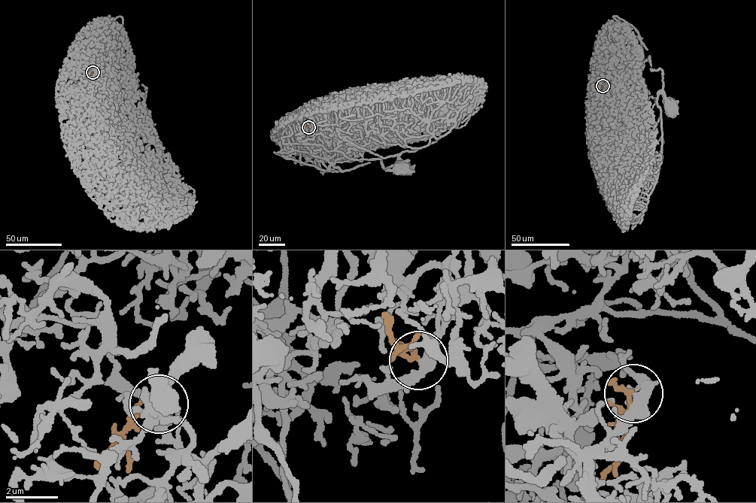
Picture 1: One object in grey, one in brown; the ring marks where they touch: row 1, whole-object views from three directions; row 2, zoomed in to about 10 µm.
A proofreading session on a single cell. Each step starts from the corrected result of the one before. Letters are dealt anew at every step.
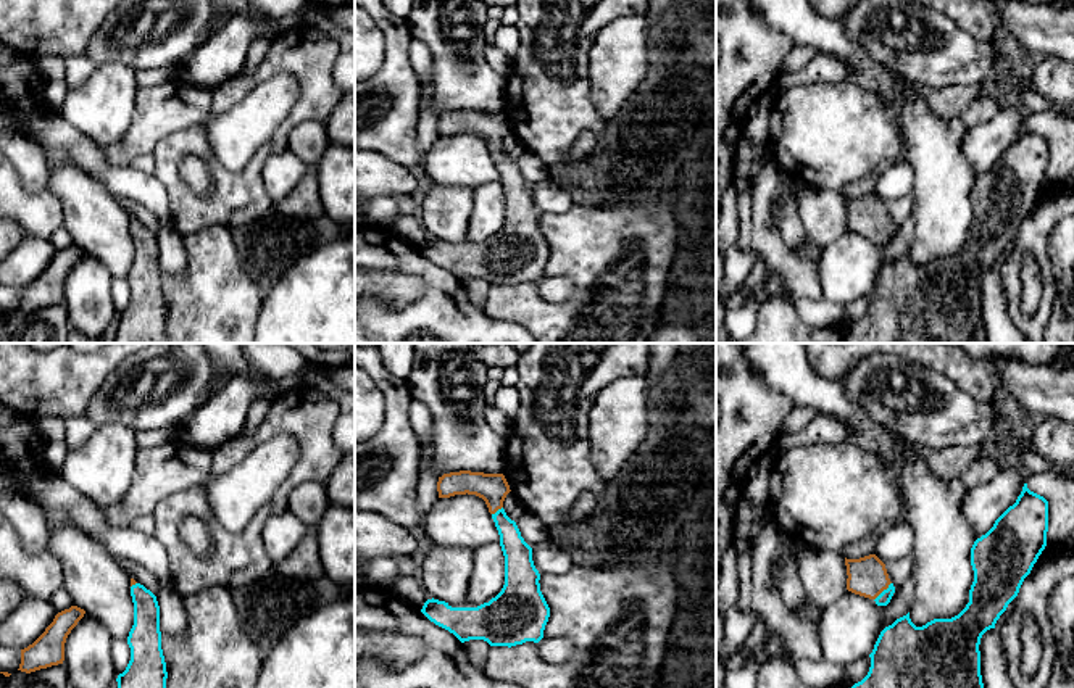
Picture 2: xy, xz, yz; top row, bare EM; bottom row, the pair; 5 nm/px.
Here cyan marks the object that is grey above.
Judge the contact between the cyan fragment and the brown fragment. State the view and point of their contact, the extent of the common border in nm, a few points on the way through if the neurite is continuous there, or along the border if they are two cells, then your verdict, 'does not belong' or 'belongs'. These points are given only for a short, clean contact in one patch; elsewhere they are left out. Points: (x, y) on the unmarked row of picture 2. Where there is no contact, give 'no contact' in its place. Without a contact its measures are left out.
contact yz (882, 231); length 130 nm; way yz (884, 237), (882, 231), (868, 216); belongs

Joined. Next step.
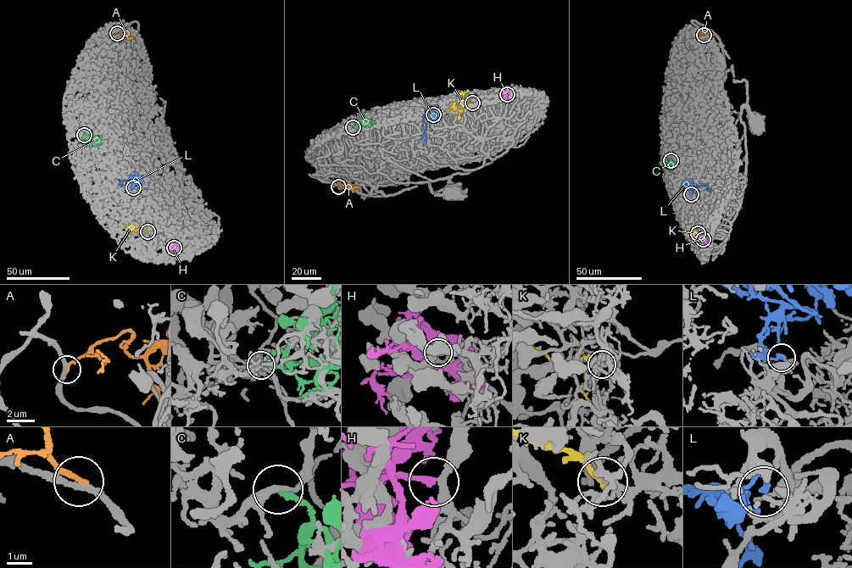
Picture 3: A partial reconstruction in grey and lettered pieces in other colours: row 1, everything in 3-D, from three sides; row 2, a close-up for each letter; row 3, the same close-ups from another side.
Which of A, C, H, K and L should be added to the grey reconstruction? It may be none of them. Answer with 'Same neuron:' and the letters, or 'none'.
Same neuron: L

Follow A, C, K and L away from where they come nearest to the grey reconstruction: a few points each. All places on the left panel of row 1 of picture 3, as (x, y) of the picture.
A: (117, 33), (122, 30), (127, 37), (131, 36)
C: (84, 135), (93, 144), (94, 140), (102, 138)
K: (147, 231), (138, 228), (132, 230), (123, 223)
L: (133, 187), (130, 176), (122, 180), (121, 186), (119, 179)

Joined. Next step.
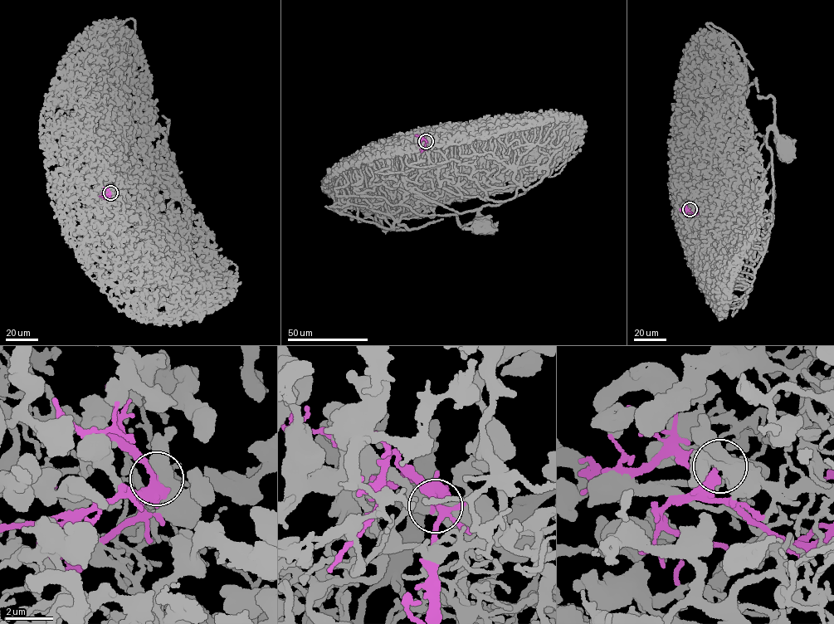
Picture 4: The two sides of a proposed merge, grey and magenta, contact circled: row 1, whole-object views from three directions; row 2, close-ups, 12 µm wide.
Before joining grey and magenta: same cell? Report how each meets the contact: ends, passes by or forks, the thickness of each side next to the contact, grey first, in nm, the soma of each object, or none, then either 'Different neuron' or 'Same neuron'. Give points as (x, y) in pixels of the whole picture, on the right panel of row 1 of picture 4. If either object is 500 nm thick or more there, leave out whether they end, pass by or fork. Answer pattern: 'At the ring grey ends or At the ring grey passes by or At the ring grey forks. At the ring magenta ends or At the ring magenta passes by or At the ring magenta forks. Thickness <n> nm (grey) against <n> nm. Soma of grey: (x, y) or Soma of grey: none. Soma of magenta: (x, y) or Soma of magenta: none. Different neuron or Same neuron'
Thickness 600 nm (grey) against 280 nm. Soma of grey: (783, 147). Soma of magenta: none. Different neuron

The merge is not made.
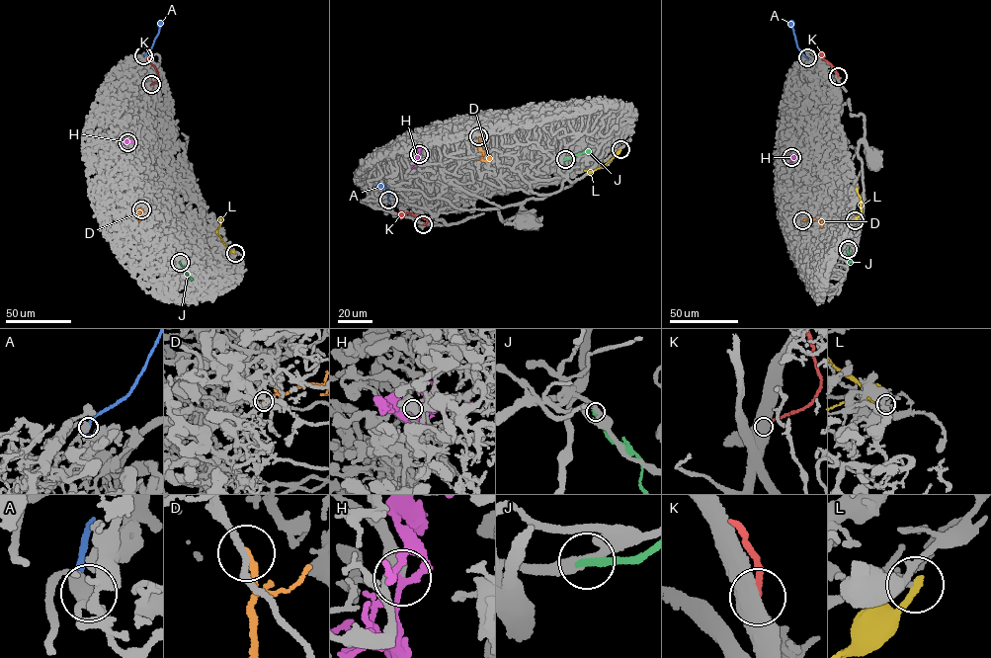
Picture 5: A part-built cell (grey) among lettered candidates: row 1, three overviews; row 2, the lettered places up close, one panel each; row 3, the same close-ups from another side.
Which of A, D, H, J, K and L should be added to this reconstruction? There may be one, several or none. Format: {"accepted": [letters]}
{"accepted": ["H"]}

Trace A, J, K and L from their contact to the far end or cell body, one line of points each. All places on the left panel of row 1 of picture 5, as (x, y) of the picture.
A: (143, 55), (159, 33), (160, 20)
J: (180, 262), (192, 281)
K: (151, 84), (159, 78), (149, 56)
L: (235, 253), (216, 233), (220, 218)

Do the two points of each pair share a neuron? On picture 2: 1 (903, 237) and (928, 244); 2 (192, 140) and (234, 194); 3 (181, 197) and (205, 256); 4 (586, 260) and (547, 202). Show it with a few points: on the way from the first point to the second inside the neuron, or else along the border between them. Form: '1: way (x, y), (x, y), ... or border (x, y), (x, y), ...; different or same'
1: border (913, 213), (915, 240), (908, 250); different
2: way (173, 166), (173, 182), (195, 205), (208, 205); same
3: border (228, 226), (208, 226), (184, 237); different
4: border (573, 203), (560, 213), (541, 213); different

